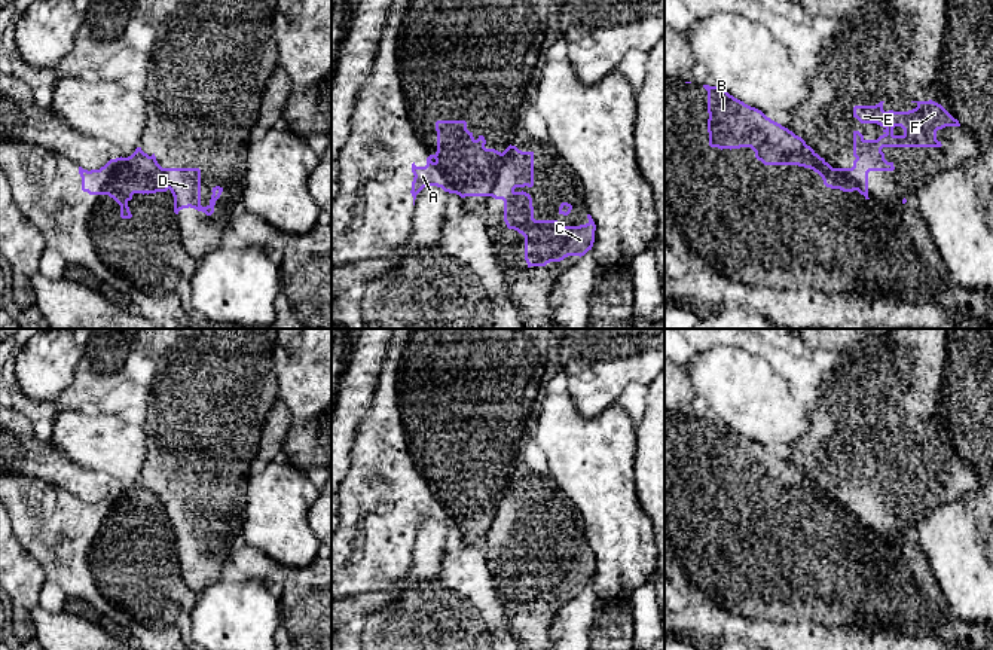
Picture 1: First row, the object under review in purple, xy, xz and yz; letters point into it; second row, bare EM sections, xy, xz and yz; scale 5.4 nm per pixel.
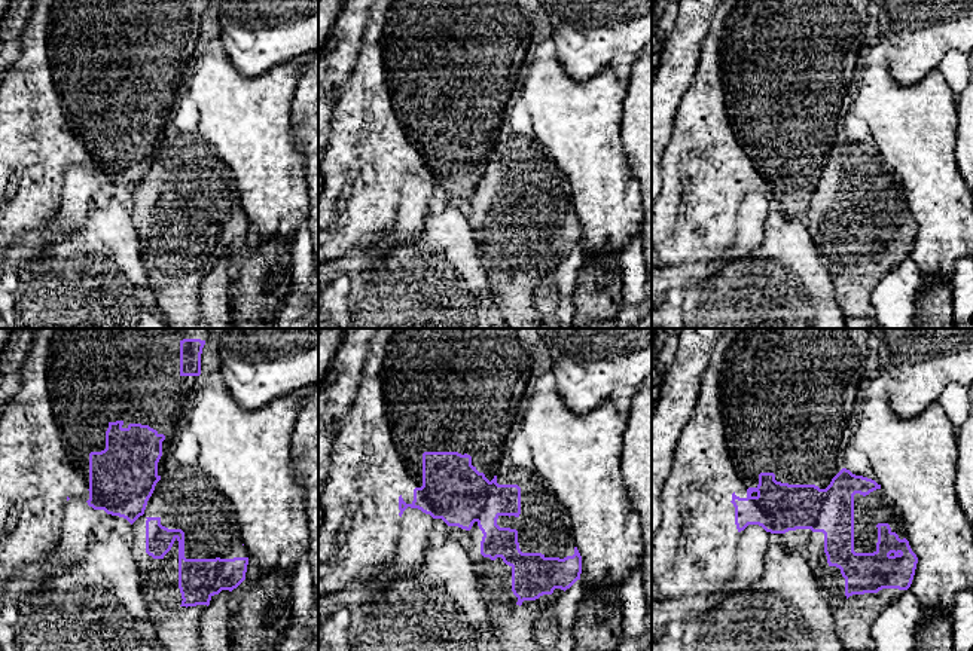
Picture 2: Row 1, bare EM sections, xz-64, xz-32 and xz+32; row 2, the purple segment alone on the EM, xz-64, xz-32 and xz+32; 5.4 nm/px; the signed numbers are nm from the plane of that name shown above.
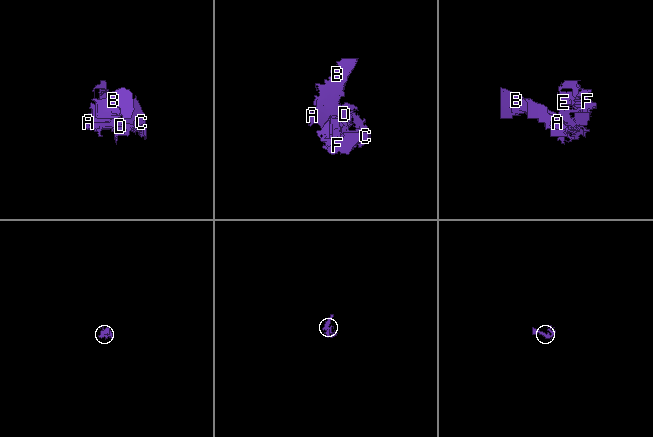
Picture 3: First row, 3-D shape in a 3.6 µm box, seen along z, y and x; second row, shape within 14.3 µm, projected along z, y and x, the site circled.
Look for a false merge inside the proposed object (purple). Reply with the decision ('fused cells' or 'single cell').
fused cells

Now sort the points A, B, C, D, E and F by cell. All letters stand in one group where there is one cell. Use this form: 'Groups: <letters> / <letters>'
Groups: A B / C D E F

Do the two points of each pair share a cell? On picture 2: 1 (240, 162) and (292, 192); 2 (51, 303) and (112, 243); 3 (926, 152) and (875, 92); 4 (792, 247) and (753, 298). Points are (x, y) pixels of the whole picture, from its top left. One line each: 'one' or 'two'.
1: one
2: one
3: one
4: one

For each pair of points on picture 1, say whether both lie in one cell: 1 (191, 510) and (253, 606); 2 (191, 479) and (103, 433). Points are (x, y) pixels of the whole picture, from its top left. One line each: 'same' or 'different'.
1: different
2: different

